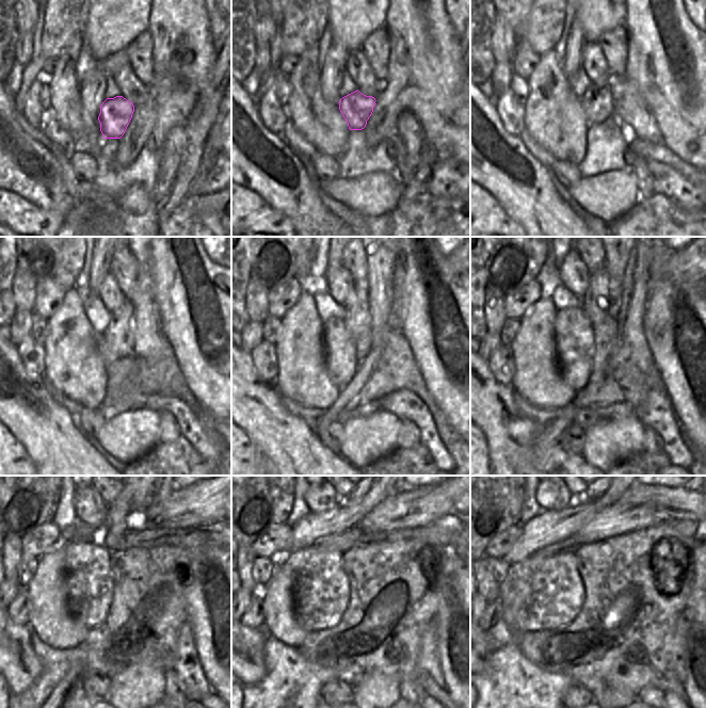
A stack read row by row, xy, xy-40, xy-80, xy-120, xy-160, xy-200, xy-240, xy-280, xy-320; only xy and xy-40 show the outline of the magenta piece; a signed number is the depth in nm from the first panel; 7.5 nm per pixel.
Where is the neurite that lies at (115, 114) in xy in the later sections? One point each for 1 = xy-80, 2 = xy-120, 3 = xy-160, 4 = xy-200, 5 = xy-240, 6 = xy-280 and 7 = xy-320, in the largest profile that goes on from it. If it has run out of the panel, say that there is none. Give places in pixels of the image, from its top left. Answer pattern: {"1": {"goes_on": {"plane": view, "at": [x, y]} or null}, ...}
{"1": {"goes_on": {"plane": "xy-80", "at": [596, 102]}}, "2": {"goes_on": {"plane": "xy-120", "at": [119, 335]}}, "3": {"goes_on": {"plane": "xy-160", "at": [357, 319]}}, "4": {"goes_on": {"plane": "xy-200", "at": [595, 302]}}, "5": {"goes_on": {"plane": "xy-240", "at": [122, 517]}}, "6": {"goes_on": {"plane": "xy-280", "at": [367, 499]}}, "7": {"goes_on": {"plane": "xy-320", "at": [604, 497]}}}

